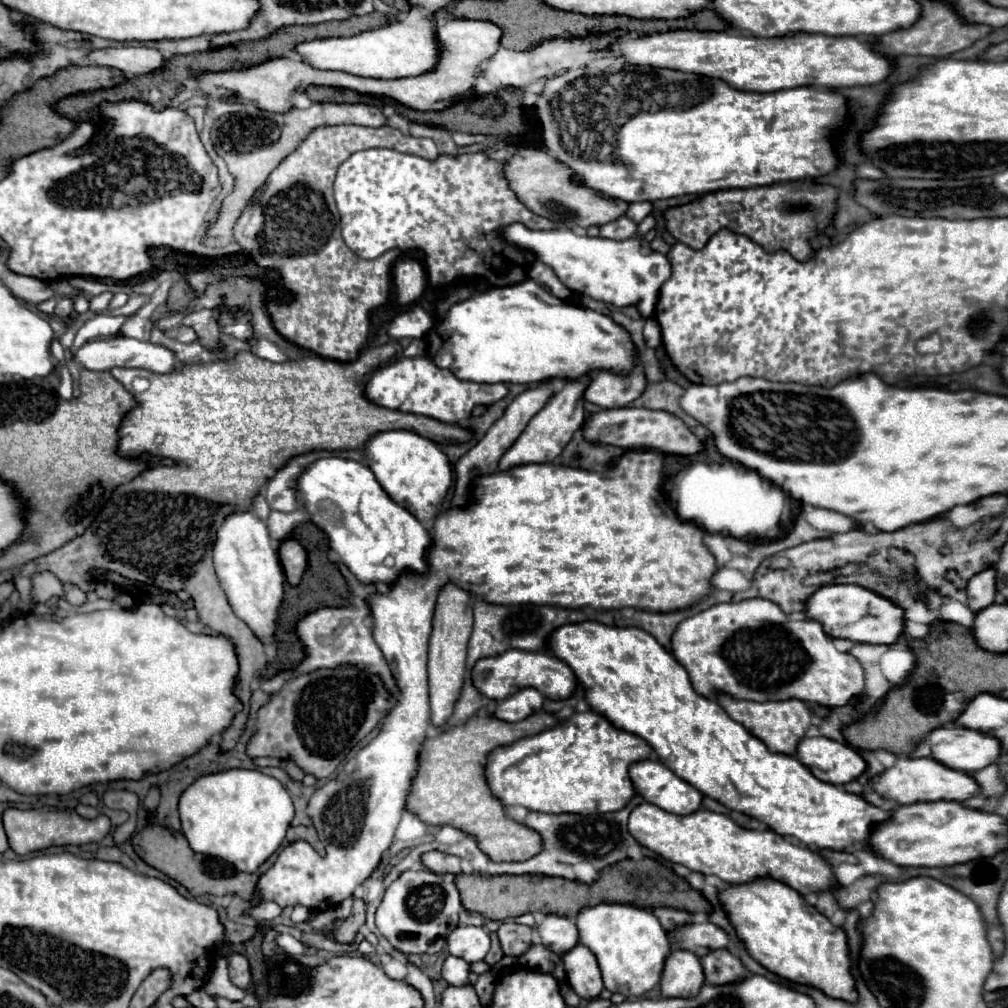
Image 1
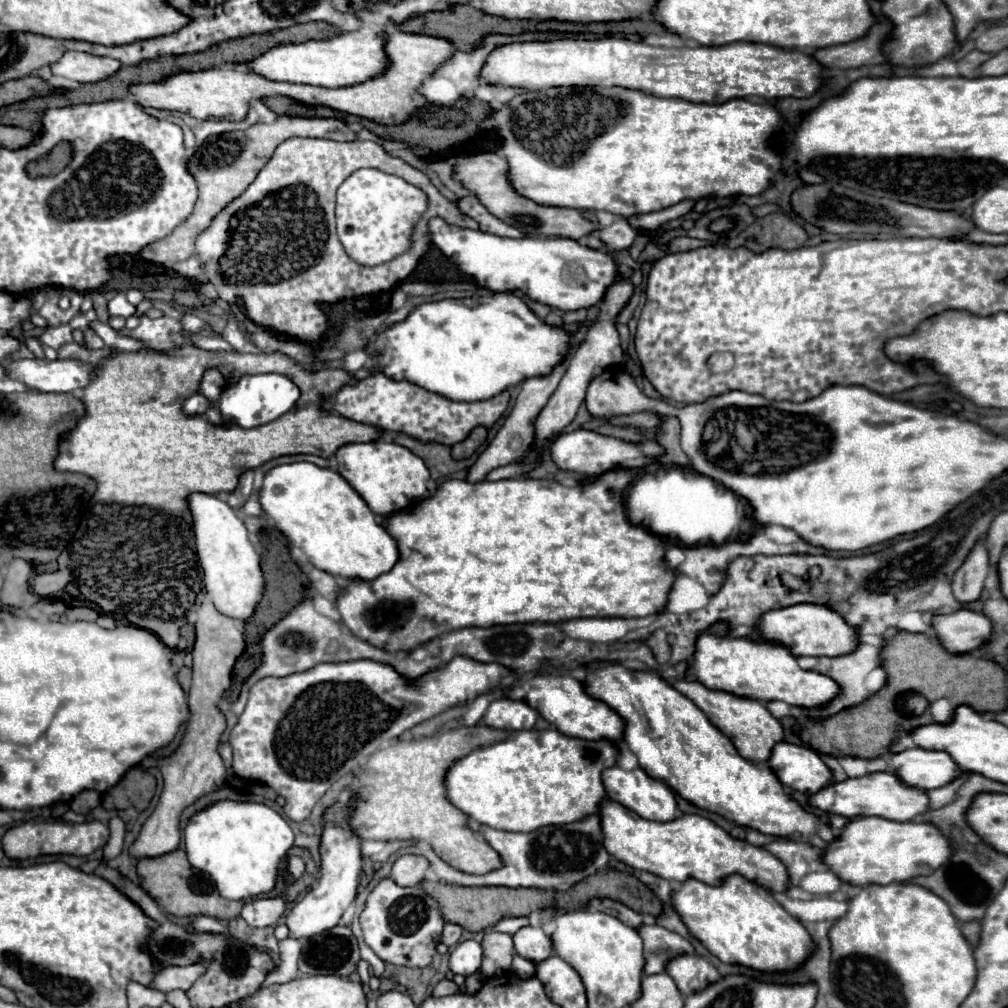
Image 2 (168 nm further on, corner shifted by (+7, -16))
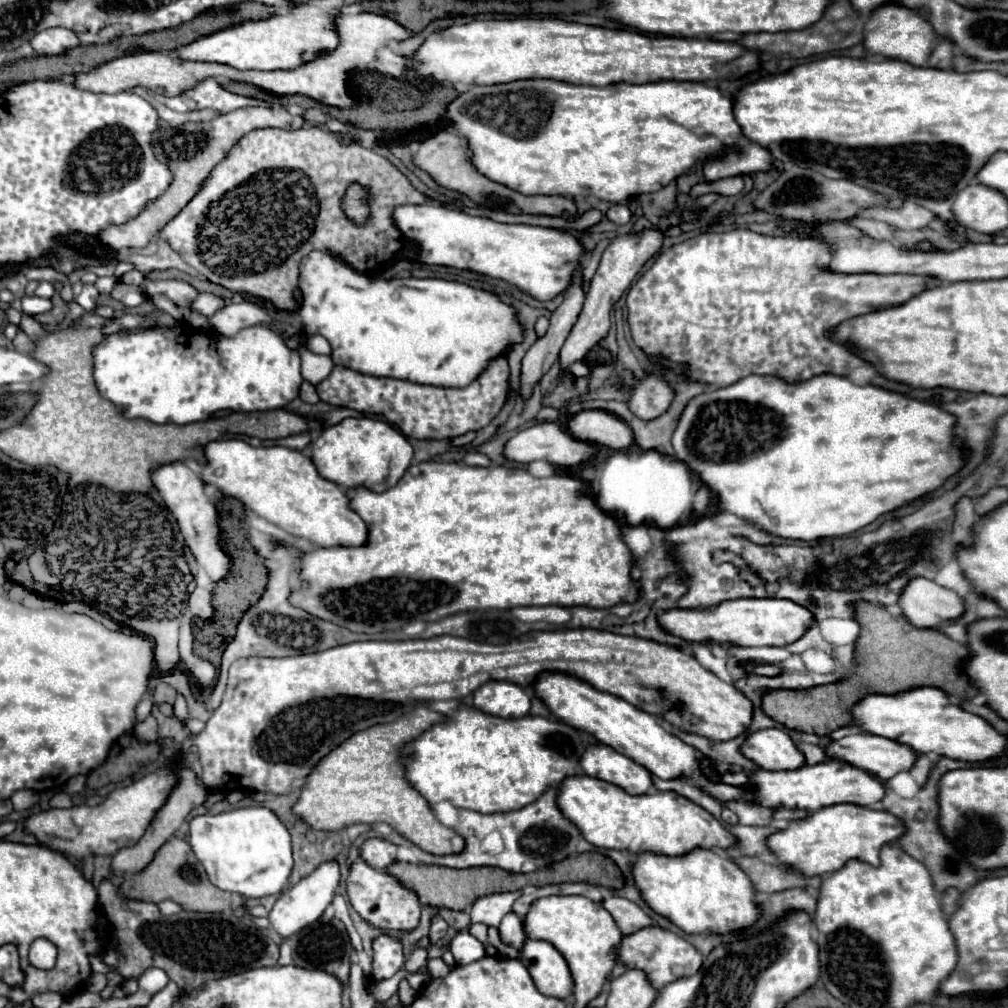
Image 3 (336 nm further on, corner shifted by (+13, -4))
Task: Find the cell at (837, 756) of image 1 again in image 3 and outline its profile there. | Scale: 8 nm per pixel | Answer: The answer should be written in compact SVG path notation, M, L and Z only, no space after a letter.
M776 728L748 734L740 750L764 770L798 770L806 764L804 754L796 748L792 738Z

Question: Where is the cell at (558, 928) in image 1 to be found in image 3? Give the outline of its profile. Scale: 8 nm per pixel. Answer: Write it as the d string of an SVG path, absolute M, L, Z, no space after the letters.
M508 912L504 918L502 918L502 924L498 926L500 930L500 938L502 942L522 950L524 942L526 942L526 930L524 930L524 918L514 914L514 912Z

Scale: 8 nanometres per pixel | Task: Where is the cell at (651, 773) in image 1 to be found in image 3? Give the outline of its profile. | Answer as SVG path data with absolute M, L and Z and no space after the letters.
M604 744L590 746L582 754L580 766L586 776L606 780L632 796L648 794L652 786L652 774L646 766Z

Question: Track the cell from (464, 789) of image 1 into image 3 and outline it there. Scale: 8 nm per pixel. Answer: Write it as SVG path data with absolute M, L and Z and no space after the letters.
M418 706L412 714L402 716L392 724L378 724L374 728L368 728L366 732L354 734L350 740L346 740L346 744L334 748L334 752L330 752L330 756L326 756L326 760L322 760L322 764L318 764L318 768L314 768L314 772L306 778L306 786L302 790L298 804L294 806L294 814L298 814L304 822L308 822L310 826L318 830L344 830L352 824L386 822L394 826L402 836L412 840L424 852L430 852L436 856L448 856L448 854L462 852L466 846L464 838L456 834L452 828L438 822L438 818L434 816L424 796L406 780L404 766L402 766L402 754L400 754L402 748L410 744L410 740L416 740L418 736L422 736L422 732L430 730L434 724L442 720L446 720L444 714L434 712L428 706Z

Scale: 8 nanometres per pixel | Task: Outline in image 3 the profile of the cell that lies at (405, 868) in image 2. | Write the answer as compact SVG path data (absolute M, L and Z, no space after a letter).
M372 838L362 846L362 860L368 862L372 868L388 870L388 866L396 862L396 850L396 844L382 838Z

